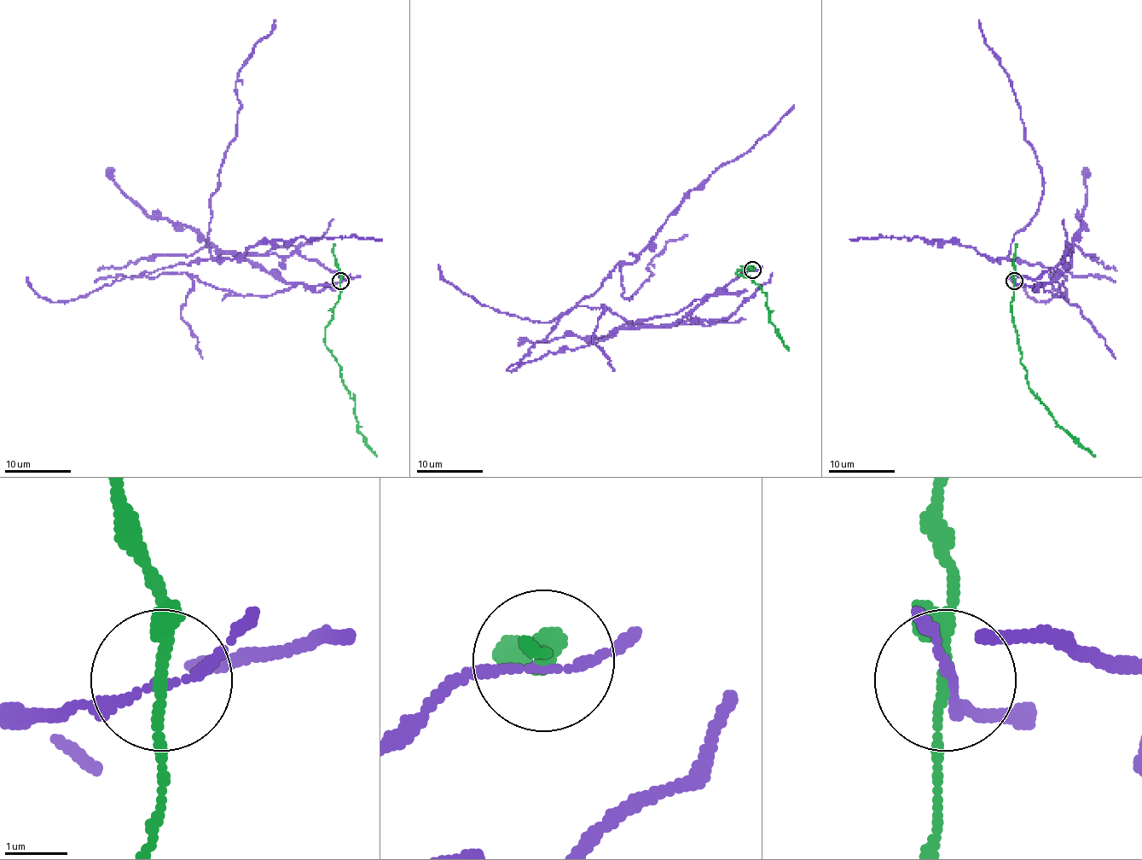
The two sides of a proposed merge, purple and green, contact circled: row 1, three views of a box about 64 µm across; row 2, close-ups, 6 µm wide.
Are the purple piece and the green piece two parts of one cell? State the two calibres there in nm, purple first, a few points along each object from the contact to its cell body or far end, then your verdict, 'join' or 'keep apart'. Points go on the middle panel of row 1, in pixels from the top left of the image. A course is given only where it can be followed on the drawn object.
120 nm thick on the purple side, 160 nm on the other; purple runs (752, 270), (674, 314), (559, 316), (623, 263), (629, 299), (687, 235); green runs (752, 270), (749, 266), (737, 272), (752, 279), (752, 282), (767, 296), (768, 319), (788, 351); keep apart

